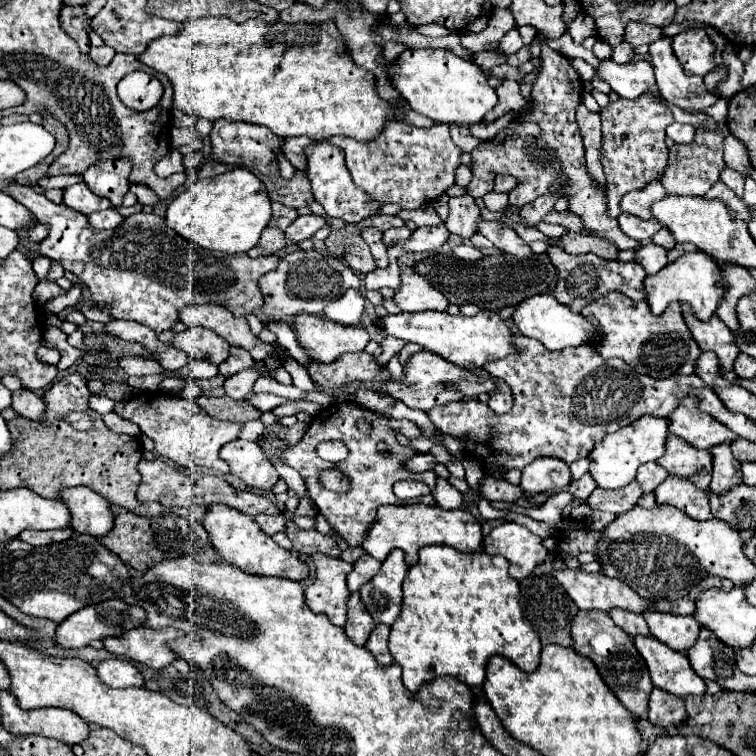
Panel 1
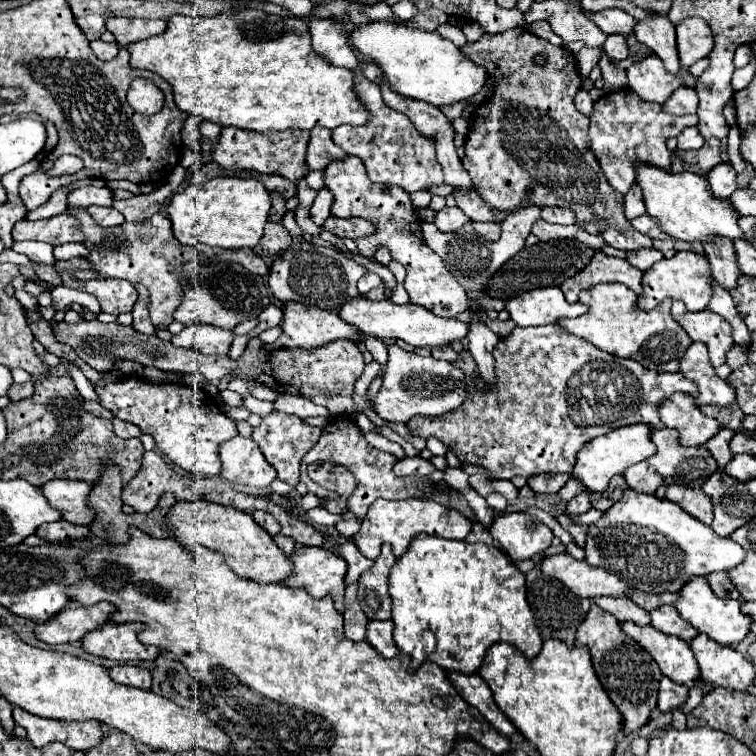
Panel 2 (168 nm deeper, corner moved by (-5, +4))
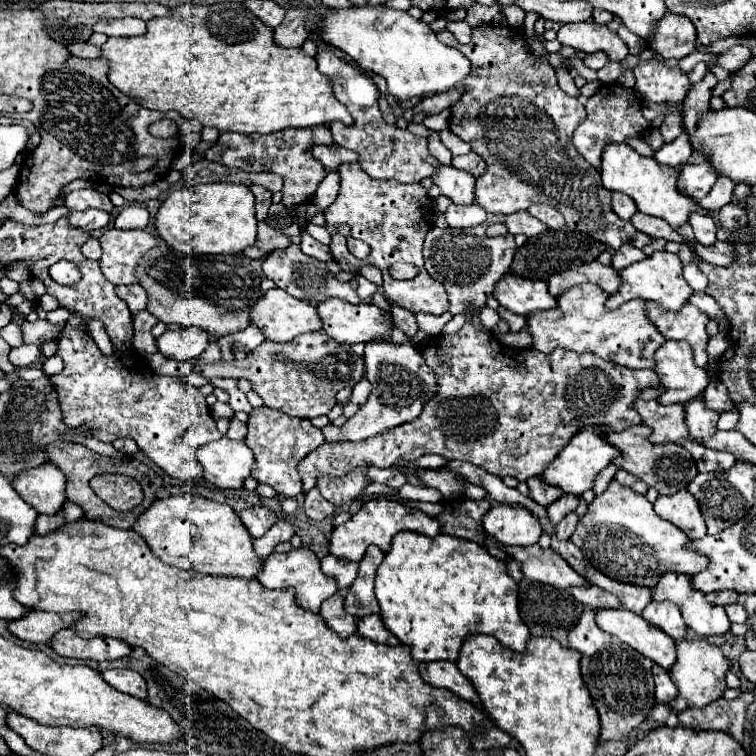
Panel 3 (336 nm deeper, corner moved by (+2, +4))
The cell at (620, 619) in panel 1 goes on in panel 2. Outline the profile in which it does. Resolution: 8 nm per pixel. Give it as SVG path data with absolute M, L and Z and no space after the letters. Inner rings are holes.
M621 596L621 598L593 598L591 600L593 604L601 606L603 610L607 610L609 614L613 614L619 622L625 622L625 620L631 620L639 626L647 626L651 620L649 620L649 612L645 612L643 608L639 608L635 602L631 602L627 596Z

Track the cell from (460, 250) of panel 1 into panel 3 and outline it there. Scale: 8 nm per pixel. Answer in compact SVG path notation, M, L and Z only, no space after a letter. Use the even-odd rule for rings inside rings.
M430 228L424 240L424 260L426 270L434 280L440 280L448 292L450 298L450 312L452 314L466 314L466 310L472 306L474 312L470 316L470 322L478 328L480 322L480 310L486 304L486 300L492 296L496 282L508 272L512 258L516 252L516 242L512 234L488 238L484 232L480 234L478 228L458 230L458 228Z

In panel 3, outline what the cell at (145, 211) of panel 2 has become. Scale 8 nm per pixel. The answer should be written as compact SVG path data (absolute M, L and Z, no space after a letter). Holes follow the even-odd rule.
M128 206L122 208L114 220L114 226L120 230L134 230L144 228L148 224L148 210L144 206Z

